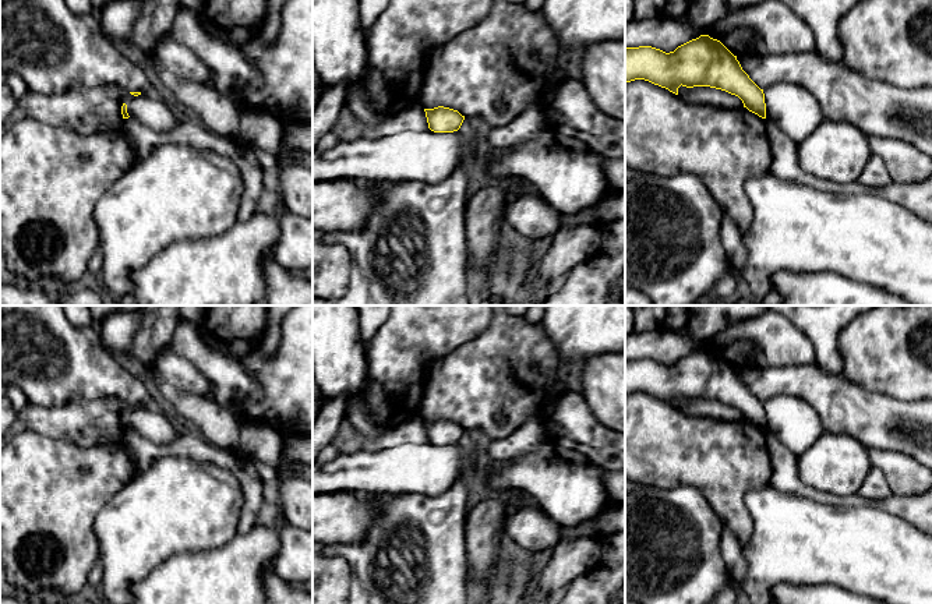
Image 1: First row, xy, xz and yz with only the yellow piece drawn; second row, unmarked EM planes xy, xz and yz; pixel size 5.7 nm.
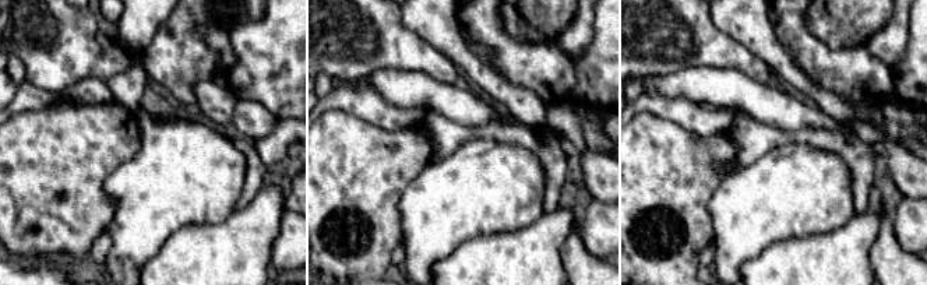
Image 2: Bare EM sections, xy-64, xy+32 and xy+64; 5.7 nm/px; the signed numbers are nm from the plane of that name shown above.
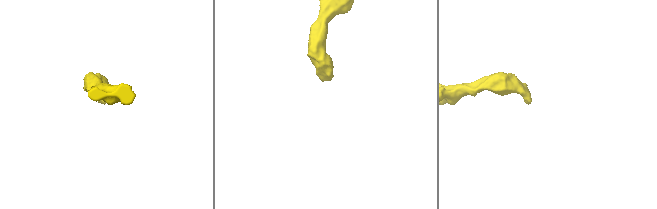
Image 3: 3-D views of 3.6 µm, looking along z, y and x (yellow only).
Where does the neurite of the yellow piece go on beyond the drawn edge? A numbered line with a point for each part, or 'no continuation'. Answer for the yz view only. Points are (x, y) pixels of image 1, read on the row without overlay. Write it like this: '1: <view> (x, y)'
no continuation

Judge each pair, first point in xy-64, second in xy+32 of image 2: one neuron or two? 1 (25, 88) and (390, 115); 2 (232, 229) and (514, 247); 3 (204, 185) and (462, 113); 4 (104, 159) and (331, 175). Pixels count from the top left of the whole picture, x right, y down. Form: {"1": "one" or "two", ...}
{"1": "one", "2": "one", "3": "two", "4": "one"}

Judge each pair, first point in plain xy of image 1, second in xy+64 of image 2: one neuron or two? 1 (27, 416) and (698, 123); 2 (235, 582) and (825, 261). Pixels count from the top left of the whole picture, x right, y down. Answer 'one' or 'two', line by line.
1: one
2: one

